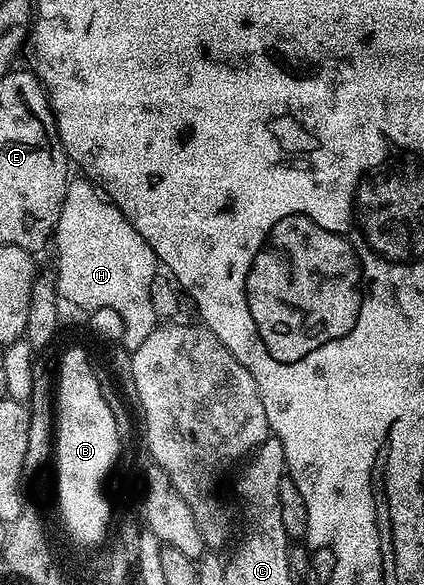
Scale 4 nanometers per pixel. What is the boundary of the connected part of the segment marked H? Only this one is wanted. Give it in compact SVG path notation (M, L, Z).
M72 190L69 197L63 200L63 210L53 236L57 294L89 312L107 308L119 313L127 333L151 331L159 321L150 295L151 285L159 273L159 258L155 256L145 237L137 233L130 219L123 216L123 210L106 197L99 197L95 202L96 192L91 191Z

